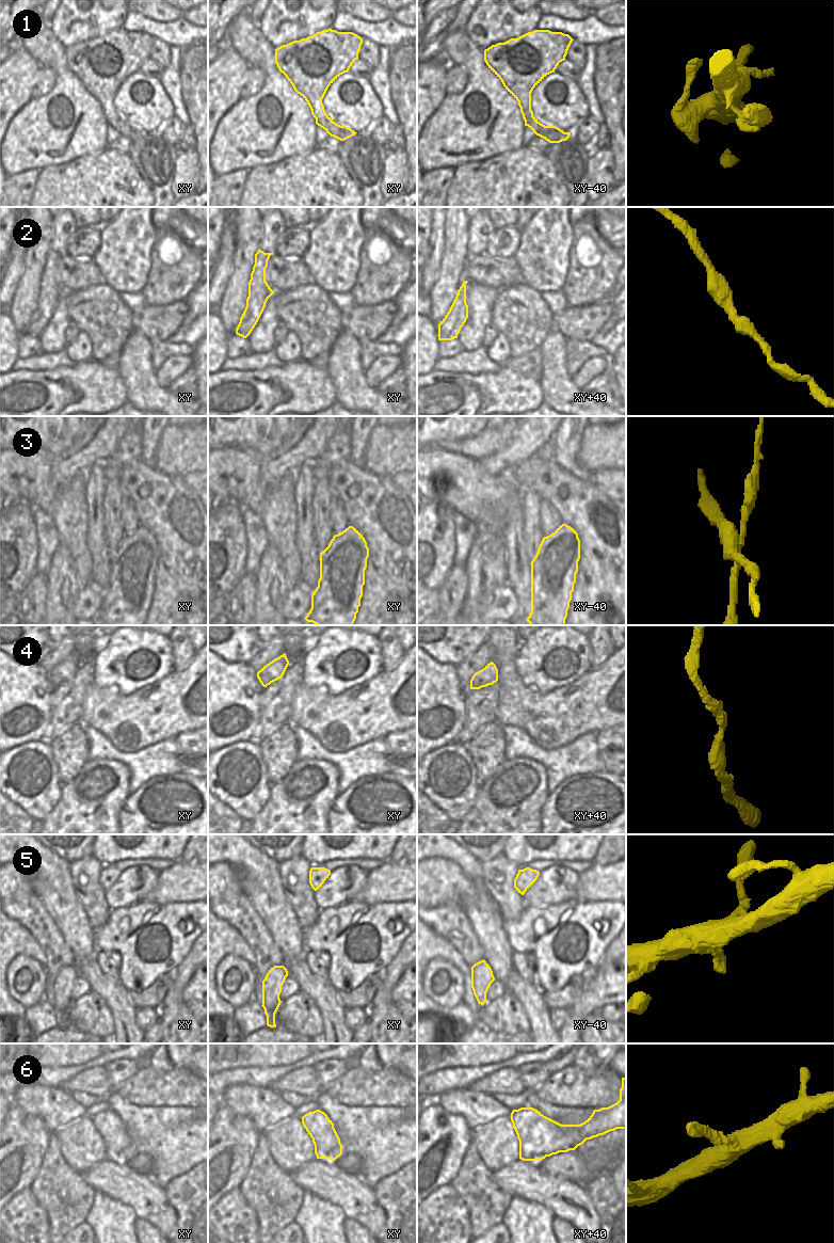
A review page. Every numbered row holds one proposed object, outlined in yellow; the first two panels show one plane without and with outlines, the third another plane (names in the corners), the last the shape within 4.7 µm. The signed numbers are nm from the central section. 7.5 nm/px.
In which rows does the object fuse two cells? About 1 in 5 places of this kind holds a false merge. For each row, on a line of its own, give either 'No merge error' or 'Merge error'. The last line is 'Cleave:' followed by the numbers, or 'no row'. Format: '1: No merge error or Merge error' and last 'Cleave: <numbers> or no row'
1: No merge error
2: No merge error
3: Merge error
4: No merge error
5: No merge error
6: No merge error
Cleave: 3.

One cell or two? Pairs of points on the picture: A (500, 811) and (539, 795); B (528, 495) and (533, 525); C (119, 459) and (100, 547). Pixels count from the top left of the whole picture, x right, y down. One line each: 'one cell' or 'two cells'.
A: one cell
B: one cell
C: two cells

